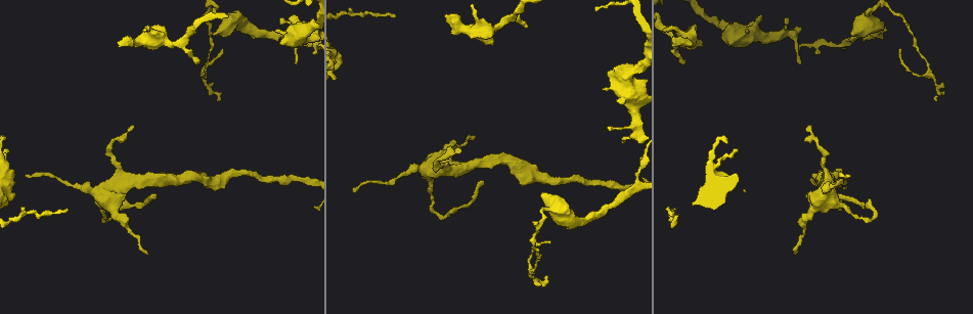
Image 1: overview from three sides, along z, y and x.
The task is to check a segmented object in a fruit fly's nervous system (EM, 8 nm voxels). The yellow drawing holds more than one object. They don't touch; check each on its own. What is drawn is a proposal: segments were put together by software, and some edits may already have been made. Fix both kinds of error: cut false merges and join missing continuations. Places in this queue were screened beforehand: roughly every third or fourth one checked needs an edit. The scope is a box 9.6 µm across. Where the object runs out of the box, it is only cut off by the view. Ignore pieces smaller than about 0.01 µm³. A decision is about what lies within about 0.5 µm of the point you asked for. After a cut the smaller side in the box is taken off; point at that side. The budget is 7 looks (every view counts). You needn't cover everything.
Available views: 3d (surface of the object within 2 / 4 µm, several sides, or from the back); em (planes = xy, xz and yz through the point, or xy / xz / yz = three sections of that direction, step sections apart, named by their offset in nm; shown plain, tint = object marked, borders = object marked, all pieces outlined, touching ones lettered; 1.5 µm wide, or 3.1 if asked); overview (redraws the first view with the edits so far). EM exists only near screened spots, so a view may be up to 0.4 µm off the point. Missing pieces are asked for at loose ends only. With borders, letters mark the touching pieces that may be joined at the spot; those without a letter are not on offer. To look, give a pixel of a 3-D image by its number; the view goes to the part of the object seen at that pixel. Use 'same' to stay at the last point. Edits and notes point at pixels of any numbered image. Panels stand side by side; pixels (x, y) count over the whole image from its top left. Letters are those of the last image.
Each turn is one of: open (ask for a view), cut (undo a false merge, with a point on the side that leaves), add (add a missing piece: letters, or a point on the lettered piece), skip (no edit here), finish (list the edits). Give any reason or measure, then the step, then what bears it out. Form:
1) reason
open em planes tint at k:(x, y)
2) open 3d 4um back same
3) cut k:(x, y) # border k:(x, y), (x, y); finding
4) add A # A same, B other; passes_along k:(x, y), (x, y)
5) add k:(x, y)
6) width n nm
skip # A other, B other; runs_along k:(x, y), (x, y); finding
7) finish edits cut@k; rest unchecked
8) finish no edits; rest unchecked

branch stops here
open em planes borders at 1:(26, 176)

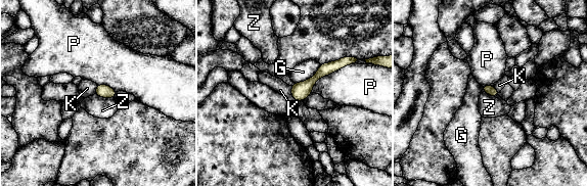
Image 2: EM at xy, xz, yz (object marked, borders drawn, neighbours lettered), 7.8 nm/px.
width 80 nm
skip # G other, K other, P other, Z other; no lettered piece goes on from it

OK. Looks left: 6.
free end
open em xz step 4 borders at 1:(119, 42)

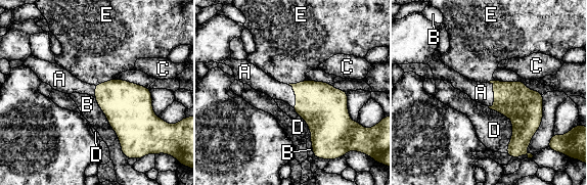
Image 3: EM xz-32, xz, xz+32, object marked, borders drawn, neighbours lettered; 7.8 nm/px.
open em planes borders same

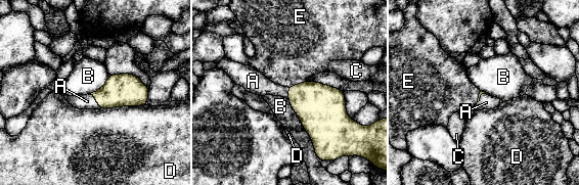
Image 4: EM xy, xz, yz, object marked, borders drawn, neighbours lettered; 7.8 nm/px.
add 4:(87, 101) # A same, B other, C other, D other, E other; passes_along 4:(126, 90), (96, 100), (87, 101); the neuron continues

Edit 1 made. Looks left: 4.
finish edits add@4; rest unchecked

